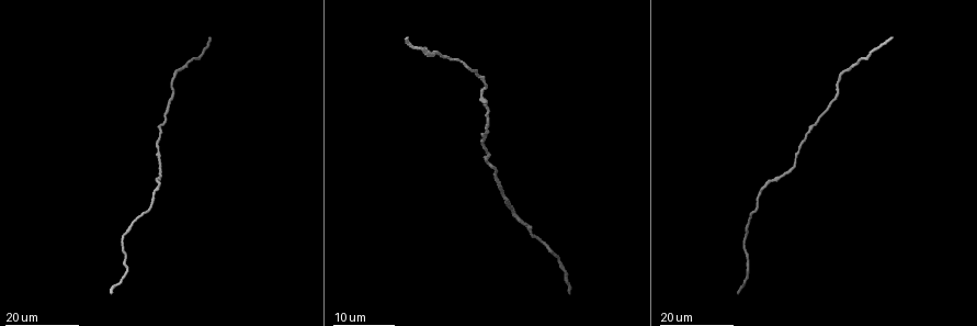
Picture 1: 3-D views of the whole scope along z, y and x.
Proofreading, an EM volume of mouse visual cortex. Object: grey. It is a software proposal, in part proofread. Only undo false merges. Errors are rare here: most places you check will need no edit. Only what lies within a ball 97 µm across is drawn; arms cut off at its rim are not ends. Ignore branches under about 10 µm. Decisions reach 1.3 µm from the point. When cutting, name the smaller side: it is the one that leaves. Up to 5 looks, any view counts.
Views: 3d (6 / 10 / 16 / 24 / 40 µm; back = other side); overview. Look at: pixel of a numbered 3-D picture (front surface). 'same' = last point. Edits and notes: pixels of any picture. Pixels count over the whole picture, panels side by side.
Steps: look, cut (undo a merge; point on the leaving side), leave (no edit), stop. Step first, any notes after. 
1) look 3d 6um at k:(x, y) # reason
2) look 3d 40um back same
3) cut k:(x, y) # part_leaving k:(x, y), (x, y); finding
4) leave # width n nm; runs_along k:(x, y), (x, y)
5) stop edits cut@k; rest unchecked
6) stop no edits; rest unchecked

look 3d 16um at 1:(161, 161)

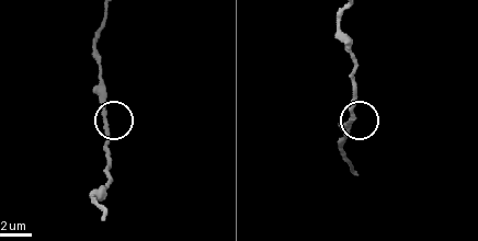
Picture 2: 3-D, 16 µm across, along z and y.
look 3d 10um at 2:(104, 117) # zoom in

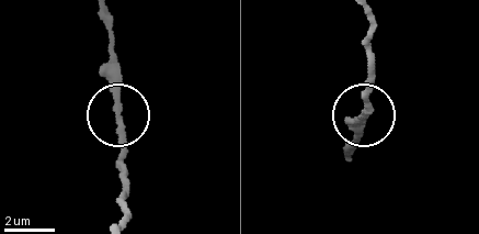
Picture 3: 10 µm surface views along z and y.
leave # continuous, no second neuron

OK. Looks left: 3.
look 3d 16um at 1:(195, 56) # thick turns thin

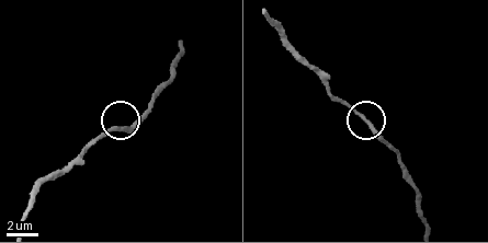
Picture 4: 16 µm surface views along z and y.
look 3d 10um at 4:(367, 120) # zoom in

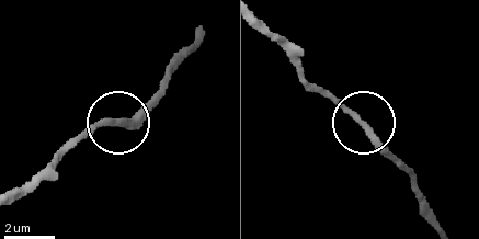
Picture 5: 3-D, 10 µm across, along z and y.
look 3d 10um back at 5:(359, 123)

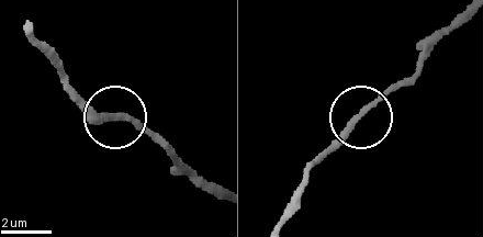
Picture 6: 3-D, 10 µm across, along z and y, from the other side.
leave # width 260 nm; continuous, no second neuron

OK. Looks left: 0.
stop no edits; rest unchecked

